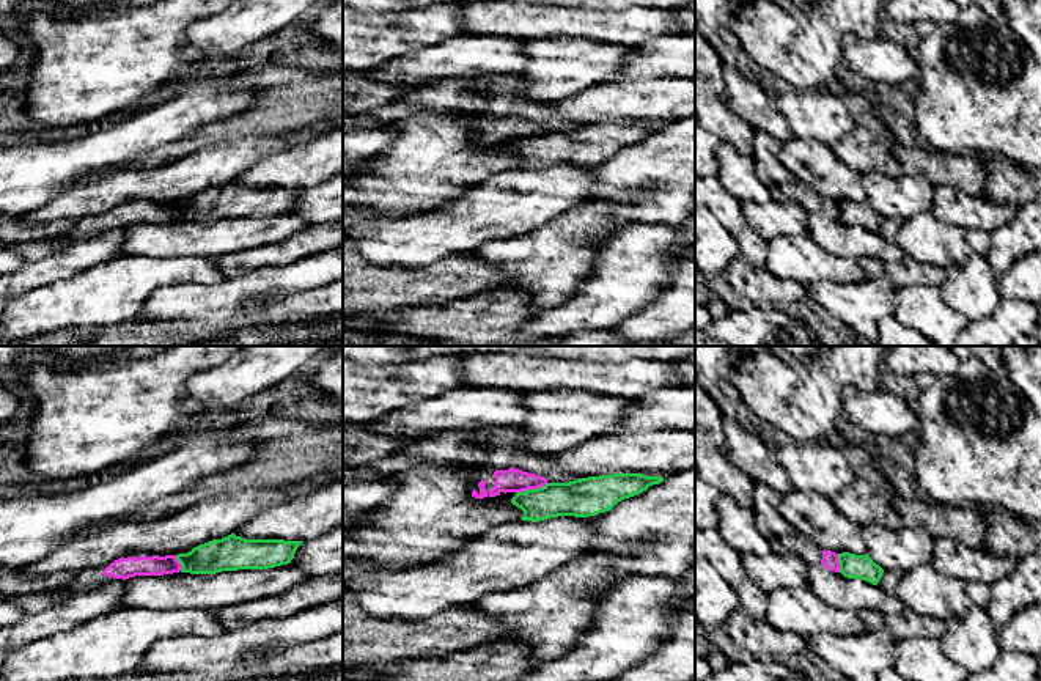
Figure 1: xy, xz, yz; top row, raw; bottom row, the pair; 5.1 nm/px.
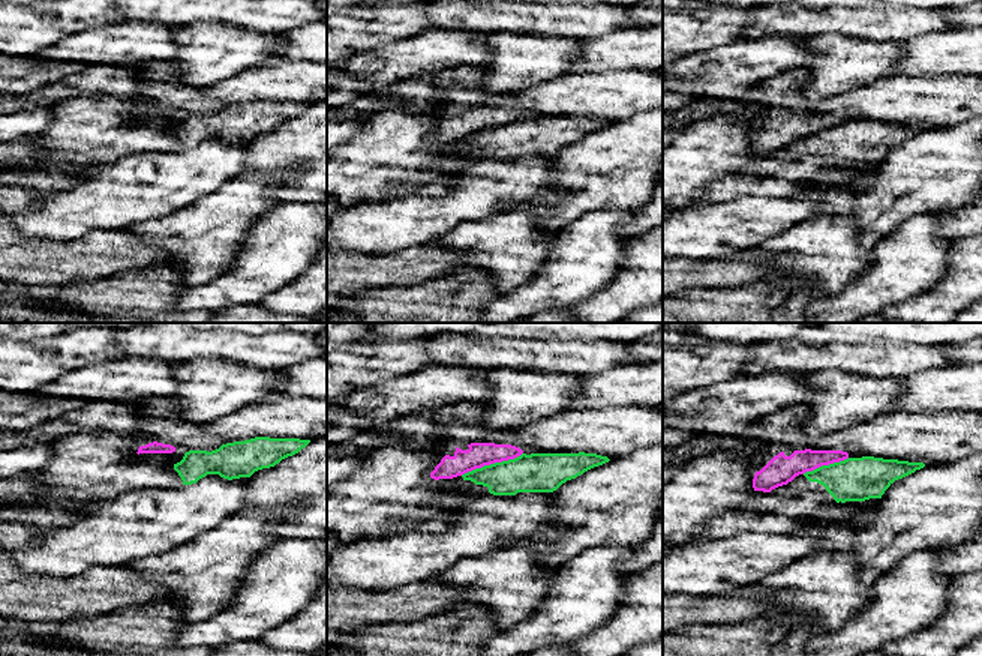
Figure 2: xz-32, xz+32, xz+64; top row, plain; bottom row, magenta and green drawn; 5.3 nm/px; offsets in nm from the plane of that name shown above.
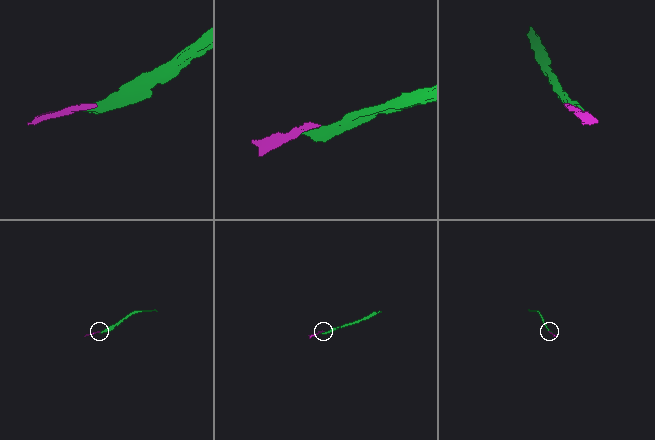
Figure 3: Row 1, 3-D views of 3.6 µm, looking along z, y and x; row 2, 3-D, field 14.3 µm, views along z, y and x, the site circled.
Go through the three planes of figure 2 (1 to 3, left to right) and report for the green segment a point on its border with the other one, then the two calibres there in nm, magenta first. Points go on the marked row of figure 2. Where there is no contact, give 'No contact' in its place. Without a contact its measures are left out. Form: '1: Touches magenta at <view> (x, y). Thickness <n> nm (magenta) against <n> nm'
1: No contact
2: Touches magenta at xz+32 (490, 463). Thickness 130 nm (magenta) against 200 nm
3: Touches magenta at xz+64 (825, 464). Thickness 160 nm (magenta) against 240 nm

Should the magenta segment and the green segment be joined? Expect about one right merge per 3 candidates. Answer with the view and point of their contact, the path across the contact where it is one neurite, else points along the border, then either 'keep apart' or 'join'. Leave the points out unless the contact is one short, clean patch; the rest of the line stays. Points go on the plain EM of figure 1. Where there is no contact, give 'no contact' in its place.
xz (532, 136) | along xz (548, 131), (516, 140) | keep apart

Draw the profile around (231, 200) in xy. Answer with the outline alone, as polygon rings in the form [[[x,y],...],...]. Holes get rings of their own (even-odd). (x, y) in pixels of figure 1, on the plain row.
[[[234,181],[178,201],[181,220],[215,222],[237,217],[267,217],[291,211],[303,189],[245,187]]]

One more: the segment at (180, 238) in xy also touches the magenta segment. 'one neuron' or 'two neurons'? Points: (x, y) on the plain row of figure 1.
two neurons

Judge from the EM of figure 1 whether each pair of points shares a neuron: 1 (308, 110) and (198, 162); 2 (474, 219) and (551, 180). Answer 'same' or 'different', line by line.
1: different
2: same

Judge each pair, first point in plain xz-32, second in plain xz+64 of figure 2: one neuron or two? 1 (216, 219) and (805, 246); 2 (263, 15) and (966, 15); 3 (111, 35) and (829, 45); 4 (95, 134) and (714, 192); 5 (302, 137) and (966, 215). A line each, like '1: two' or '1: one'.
1: one
2: two
3: two
4: two
5: two

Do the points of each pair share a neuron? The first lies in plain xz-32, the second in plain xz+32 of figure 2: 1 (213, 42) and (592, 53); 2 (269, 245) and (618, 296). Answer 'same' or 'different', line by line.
1: different
2: different

